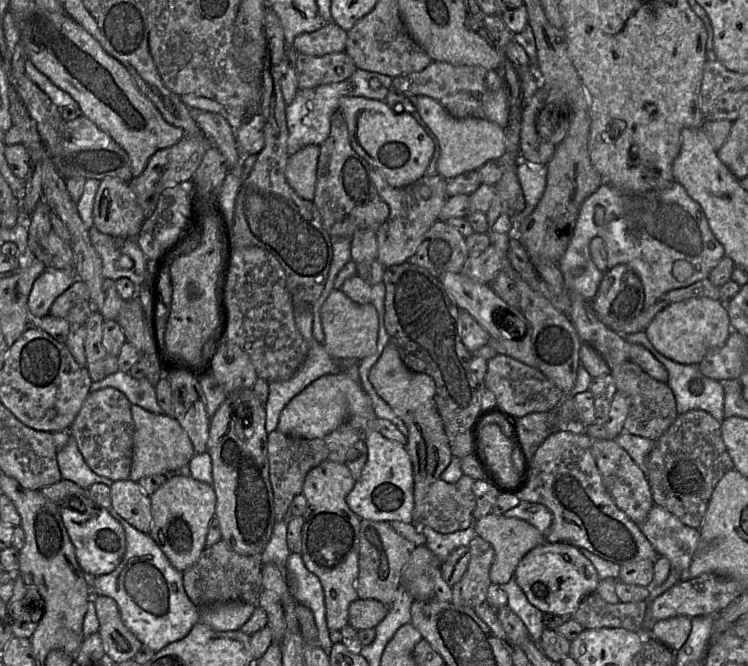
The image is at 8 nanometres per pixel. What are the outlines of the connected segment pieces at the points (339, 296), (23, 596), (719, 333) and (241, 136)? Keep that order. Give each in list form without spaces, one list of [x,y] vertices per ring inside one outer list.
[[[333,289],[320,308],[324,332],[323,347],[333,359],[362,360],[373,355],[377,349],[379,320],[375,306],[351,300],[340,289]]]
[[[15,574],[13,594],[6,603],[6,609],[12,619],[13,637],[30,639],[43,616],[44,600],[33,585],[26,584],[20,574]]]
[[[695,298],[667,305],[656,314],[645,334],[654,348],[680,364],[698,365],[705,355],[722,347],[732,331],[726,304],[710,298]]]
[[[259,113],[233,127],[240,155],[257,155],[264,146],[264,120]]]

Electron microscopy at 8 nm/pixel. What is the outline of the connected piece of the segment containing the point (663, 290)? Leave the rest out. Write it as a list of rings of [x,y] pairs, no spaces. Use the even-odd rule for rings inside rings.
[[[603,182],[582,203],[571,240],[557,265],[563,274],[566,290],[579,294],[587,301],[592,301],[596,296],[599,285],[605,275],[604,272],[596,267],[591,257],[590,243],[595,237],[603,239],[607,253],[608,270],[618,264],[625,264],[639,276],[644,288],[644,308],[654,305],[671,290],[686,288],[696,282],[707,279],[710,272],[725,256],[724,247],[713,235],[701,206],[677,182],[662,190],[652,190],[639,194],[623,192],[609,183]],[[676,261],[686,261],[691,264],[693,273],[688,279],[679,281],[675,278],[673,266]],[[574,267],[582,268],[582,274],[574,277],[571,274]]]

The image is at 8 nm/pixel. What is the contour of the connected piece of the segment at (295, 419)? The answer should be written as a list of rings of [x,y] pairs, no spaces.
[[[345,373],[321,376],[290,400],[282,410],[277,428],[279,432],[298,438],[323,438],[341,426],[350,416],[361,416],[368,421],[377,417],[369,395],[360,382]]]

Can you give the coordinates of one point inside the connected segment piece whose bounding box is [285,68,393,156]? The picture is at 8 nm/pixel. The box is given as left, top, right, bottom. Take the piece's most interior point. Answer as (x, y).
(308, 116)

